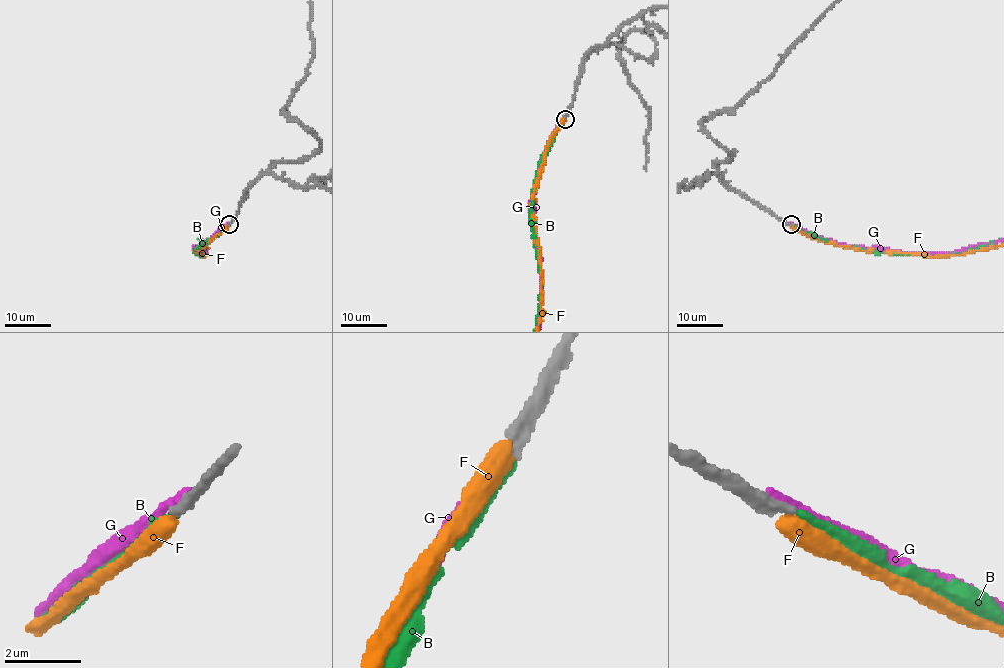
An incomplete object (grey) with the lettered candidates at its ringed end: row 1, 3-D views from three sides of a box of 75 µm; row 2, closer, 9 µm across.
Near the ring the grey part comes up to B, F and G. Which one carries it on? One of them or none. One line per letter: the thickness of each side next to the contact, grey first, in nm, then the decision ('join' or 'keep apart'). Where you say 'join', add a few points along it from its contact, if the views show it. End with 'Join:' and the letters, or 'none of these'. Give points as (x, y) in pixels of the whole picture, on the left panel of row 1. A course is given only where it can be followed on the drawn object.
B: 320 nm thick on the grey side, 260 nm on the other; join
F: 360 nm thick on the grey side, 480 nm on the other; keep apart
G: 400 nm thick on the grey side, 280 nm on the other; keep apart
Join: B

